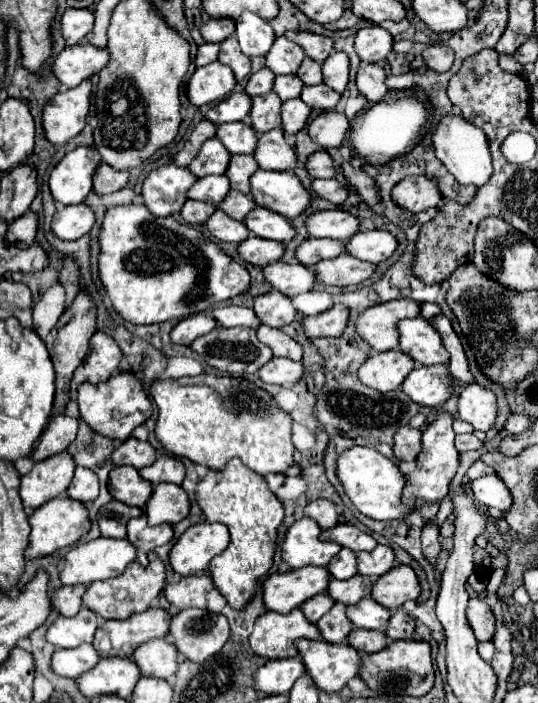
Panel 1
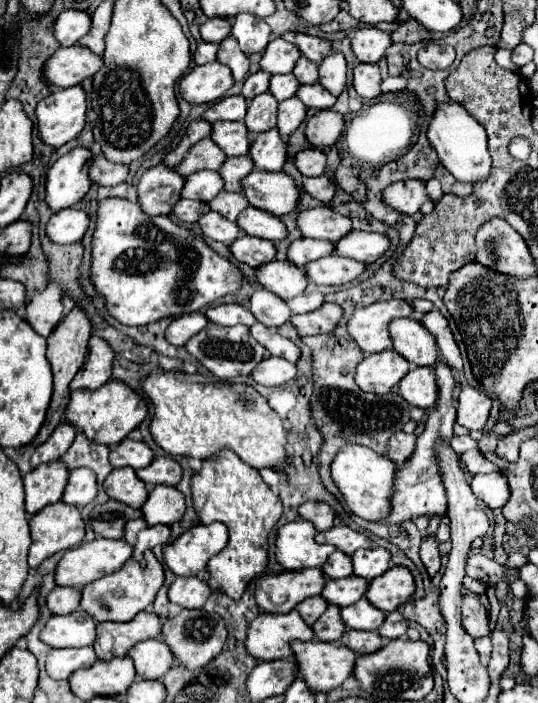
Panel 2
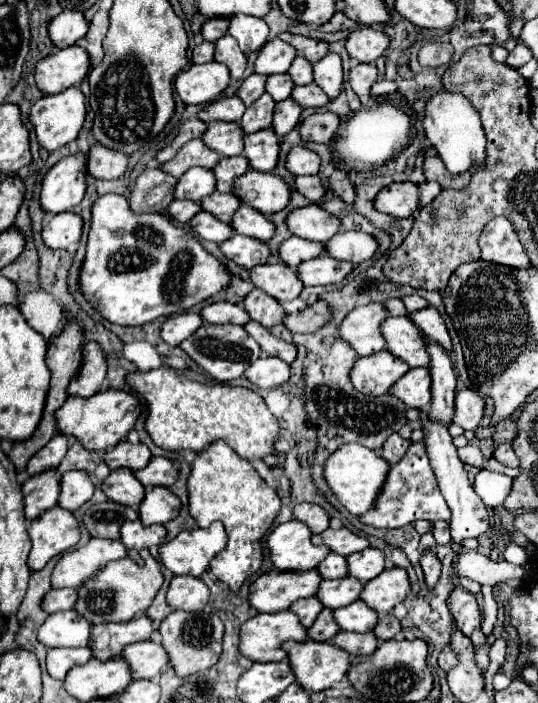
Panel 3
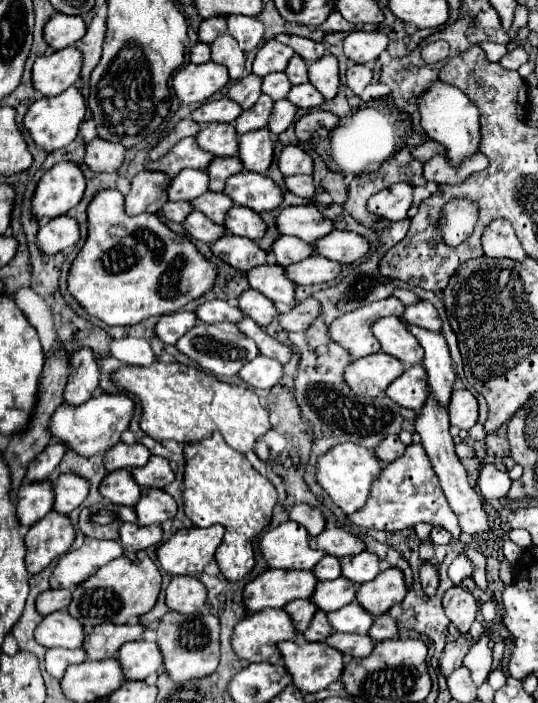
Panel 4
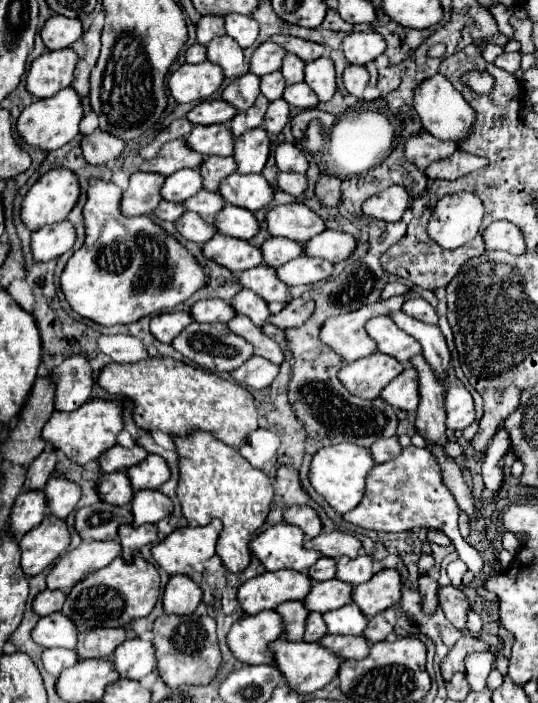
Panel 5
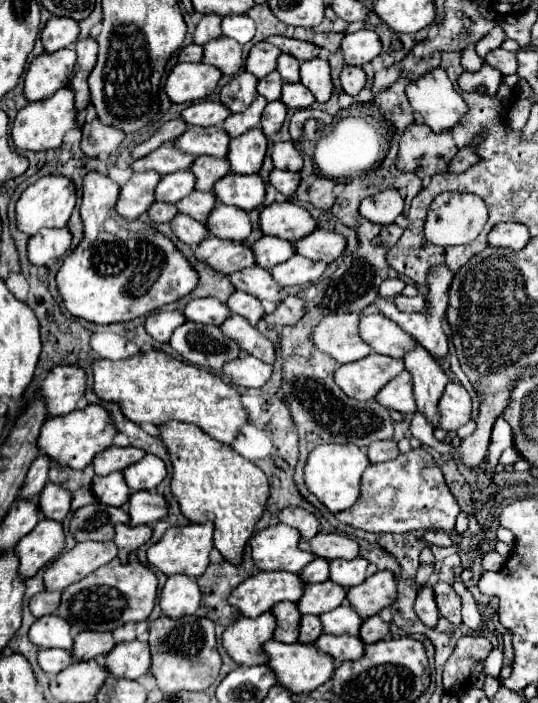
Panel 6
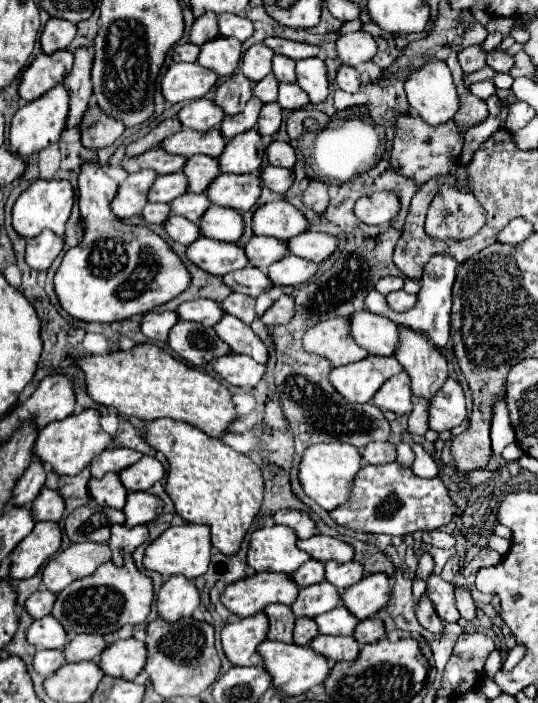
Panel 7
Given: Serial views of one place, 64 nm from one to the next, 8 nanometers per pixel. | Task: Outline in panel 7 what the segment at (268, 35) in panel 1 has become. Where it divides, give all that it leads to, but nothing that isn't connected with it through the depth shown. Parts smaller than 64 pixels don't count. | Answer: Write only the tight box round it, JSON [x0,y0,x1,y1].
[218,14,254,42]

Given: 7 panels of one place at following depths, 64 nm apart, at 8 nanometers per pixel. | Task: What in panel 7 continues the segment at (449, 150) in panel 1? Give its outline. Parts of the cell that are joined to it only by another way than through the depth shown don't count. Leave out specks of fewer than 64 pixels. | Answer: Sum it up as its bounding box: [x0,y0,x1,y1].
[404,60,458,126]

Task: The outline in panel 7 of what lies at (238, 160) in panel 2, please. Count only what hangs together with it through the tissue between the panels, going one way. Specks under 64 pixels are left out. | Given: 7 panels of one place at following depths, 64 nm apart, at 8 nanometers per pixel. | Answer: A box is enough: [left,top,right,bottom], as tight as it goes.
[182,156,220,194]

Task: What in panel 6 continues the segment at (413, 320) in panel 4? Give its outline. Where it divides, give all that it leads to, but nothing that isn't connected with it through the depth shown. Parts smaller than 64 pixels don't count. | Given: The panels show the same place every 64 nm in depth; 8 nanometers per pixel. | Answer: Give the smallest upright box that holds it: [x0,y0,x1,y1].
[394,294,426,312]

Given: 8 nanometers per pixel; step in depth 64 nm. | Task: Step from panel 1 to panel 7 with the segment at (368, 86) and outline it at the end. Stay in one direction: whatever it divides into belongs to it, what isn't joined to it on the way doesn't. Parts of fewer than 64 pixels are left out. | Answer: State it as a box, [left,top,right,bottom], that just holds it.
[334,66,360,92]

